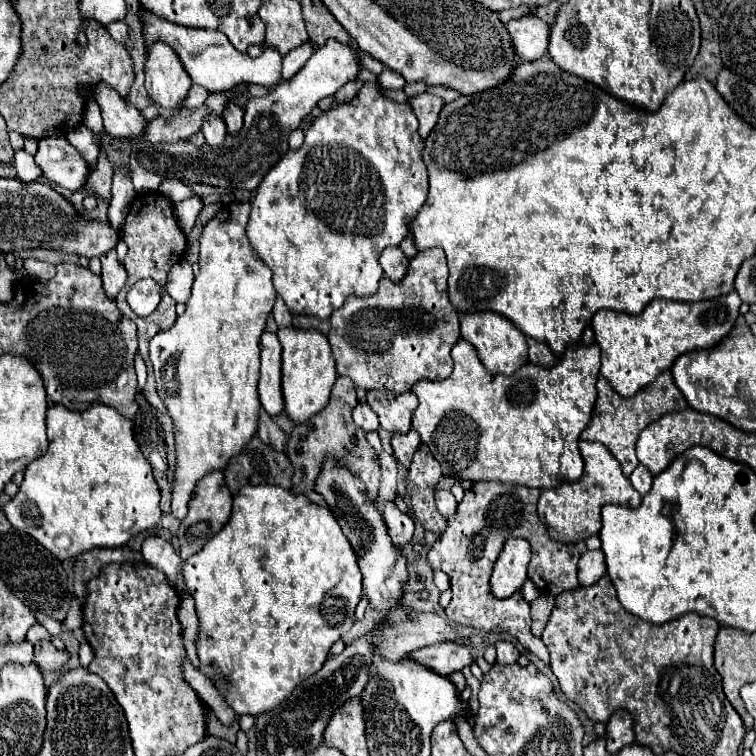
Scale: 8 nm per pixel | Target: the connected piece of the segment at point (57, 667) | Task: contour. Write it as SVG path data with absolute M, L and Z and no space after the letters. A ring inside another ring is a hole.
M41 640L39 644L35 644L35 658L33 664L37 664L37 668L45 674L45 672L65 672L67 668L67 660L71 658L69 652L57 650L49 640Z

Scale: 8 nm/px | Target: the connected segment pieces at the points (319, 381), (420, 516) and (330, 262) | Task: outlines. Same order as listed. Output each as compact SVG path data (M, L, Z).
M281 328L277 330L277 336L283 346L283 412L291 422L303 424L327 406L331 388L337 380L331 346L327 344L327 338L315 330Z
M421 444L419 450L415 452L411 468L409 468L407 492L411 494L411 502L413 502L417 520L423 524L425 530L431 530L431 532L443 532L443 528L447 524L447 520L439 514L439 510L433 502L433 488L439 478L441 478L439 462L435 462L429 448L425 444Z
M365 84L351 102L333 104L333 108L323 112L309 126L309 130L305 132L303 146L299 150L289 150L279 160L279 164L275 164L271 168L271 172L267 172L267 176L263 178L259 188L255 190L255 198L251 202L247 238L249 238L251 248L257 254L257 258L263 260L271 268L273 286L275 286L277 294L285 300L285 304L291 310L291 314L305 314L305 316L315 316L319 320L329 320L331 312L341 308L349 296L371 296L371 294L377 292L377 284L379 284L379 280L383 276L383 270L381 270L381 264L379 264L381 252L385 248L389 248L389 246L399 246L403 242L403 238L409 234L407 232L407 220L411 220L411 216L415 212L419 212L419 208L427 200L427 170L425 170L425 164L421 160L423 140L421 140L417 128L419 128L417 118L407 108L407 104L389 102L389 100L385 100L381 96L377 84Z

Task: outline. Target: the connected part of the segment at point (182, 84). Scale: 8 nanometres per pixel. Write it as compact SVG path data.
M155 44L145 62L145 88L155 106L179 112L189 94L191 78L181 68L175 52L165 44Z

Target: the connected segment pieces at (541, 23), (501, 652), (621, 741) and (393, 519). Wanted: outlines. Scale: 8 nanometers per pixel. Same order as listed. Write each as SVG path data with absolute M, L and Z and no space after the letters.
M523 16L507 24L511 40L515 40L515 50L525 60L539 60L547 52L549 44L549 24L537 16Z
M497 642L497 662L499 664L515 664L519 658L517 648L511 642Z
M619 710L609 718L605 742L607 742L607 752L611 754L617 754L623 746L633 744L633 720L629 712Z
M393 502L385 504L383 518L387 524L387 532L393 540L393 546L397 544L399 548L405 548L413 536L413 520L407 514L403 514Z

